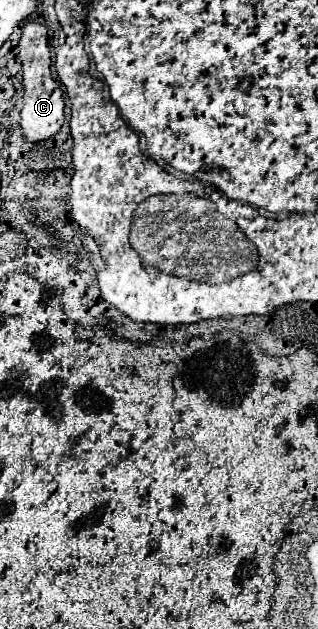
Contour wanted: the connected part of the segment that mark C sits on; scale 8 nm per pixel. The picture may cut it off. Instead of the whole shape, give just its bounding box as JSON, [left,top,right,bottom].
[19,21,65,143]

